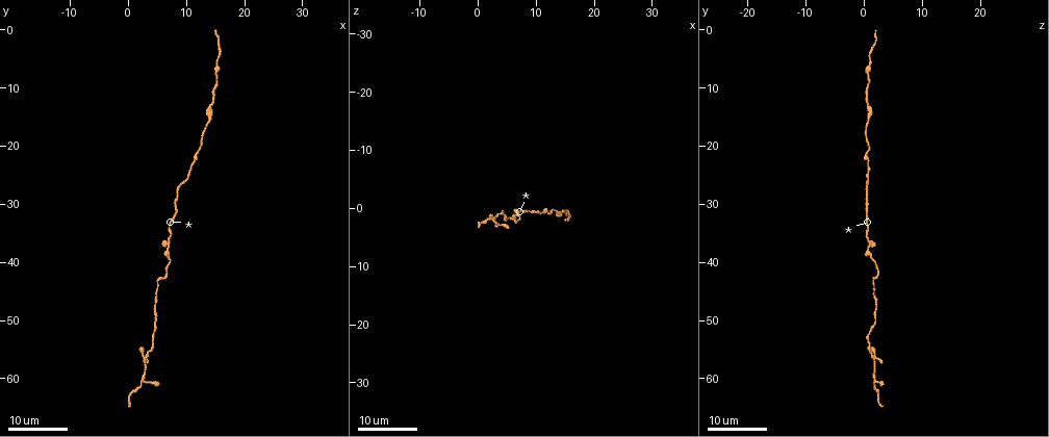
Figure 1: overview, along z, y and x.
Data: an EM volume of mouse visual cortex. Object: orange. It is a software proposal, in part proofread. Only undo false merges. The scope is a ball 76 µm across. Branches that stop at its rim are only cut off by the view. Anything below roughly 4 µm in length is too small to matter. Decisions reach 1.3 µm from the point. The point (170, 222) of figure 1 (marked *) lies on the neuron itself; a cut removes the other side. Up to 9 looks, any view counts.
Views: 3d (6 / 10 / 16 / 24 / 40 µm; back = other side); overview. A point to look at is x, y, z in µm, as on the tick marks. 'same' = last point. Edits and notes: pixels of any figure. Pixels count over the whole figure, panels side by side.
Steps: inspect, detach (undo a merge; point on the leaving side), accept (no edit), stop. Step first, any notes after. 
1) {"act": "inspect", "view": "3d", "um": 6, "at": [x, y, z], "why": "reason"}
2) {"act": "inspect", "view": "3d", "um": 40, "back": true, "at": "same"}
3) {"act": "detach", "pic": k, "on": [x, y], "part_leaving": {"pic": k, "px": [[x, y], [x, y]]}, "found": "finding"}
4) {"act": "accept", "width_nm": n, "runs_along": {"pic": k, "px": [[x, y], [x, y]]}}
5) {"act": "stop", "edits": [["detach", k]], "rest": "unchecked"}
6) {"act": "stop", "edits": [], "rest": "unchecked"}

{"act": "inspect", "view": "3d", "um": 16, "at": [11.5, 23.0, 0.5]}

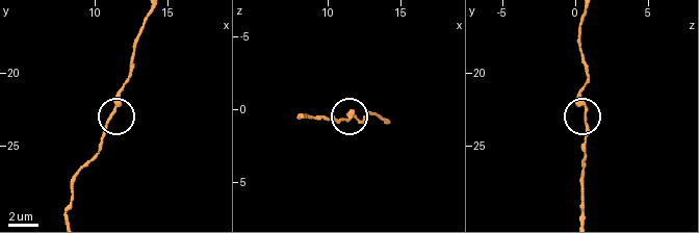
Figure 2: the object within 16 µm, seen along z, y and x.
{"act": "inspect", "view": "3d", "um": 10, "at": [11.0, 23.0, 0.8], "why": "closer look"}

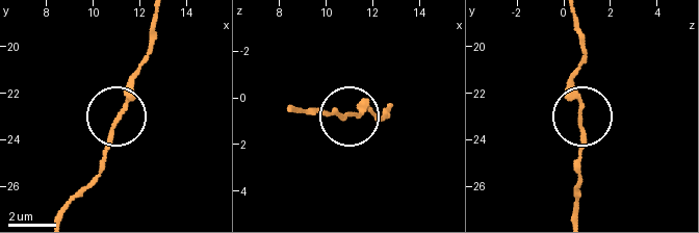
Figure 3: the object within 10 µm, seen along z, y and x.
{"act": "accept", "found": "one neuron here"}

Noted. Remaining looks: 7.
{"act": "inspect", "view": "3d", "um": 24, "at": [15.0, 6.0, 1.0], "why": "thick turns thin"}

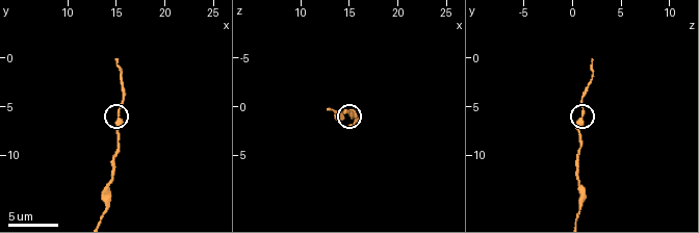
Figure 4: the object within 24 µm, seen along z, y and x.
{"act": "inspect", "view": "3d", "um": 10, "at": [15.0, 5.8, 1.2]}

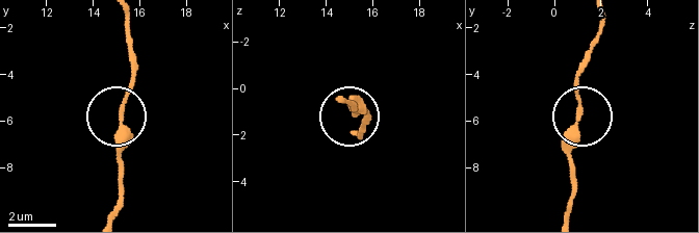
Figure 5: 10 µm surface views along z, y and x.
{"act": "accept", "runs_along": {"pic": 5, "px": [[569, 213], [580, 60]]}, "found": "continuous, no second neuron"}

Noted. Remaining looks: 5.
{"act": "inspect", "view": "3d", "um": 16, "at": [6.5, 37.0, 1.0], "why": "two arms in line, one across"}

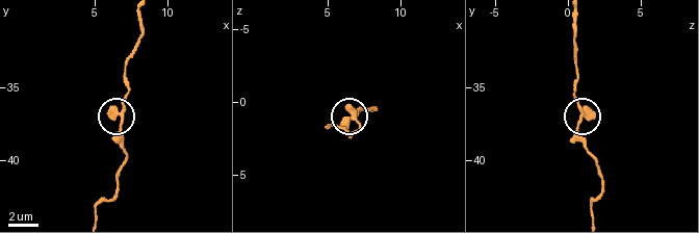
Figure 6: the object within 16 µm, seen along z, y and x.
{"act": "inspect", "view": "3d", "um": 10, "at": [7.0, 37.0, 1.0], "why": "zoom in"}

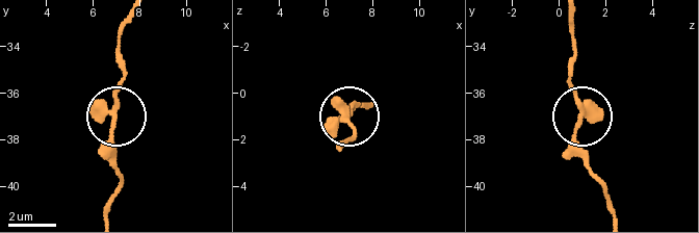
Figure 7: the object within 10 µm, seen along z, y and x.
{"act": "inspect", "view": "3d", "um": 10, "back": true, "at": [6.9, 37.0, 0.9], "why": "from behind"}

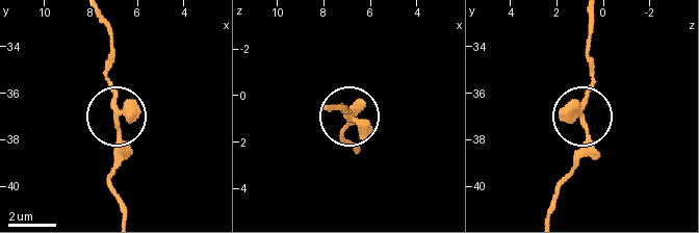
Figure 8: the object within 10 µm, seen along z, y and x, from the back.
{"act": "accept", "arms": 3, "runs_along": {"pic": 8, "px": [[109, 25], [115, 171]]}, "found": "continuous, no second neuron"}

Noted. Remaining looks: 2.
{"act": "inspect", "view": "3d", "um": 16, "at": [3.0, 57.5, 2.0], "why": "arms run side by side"}

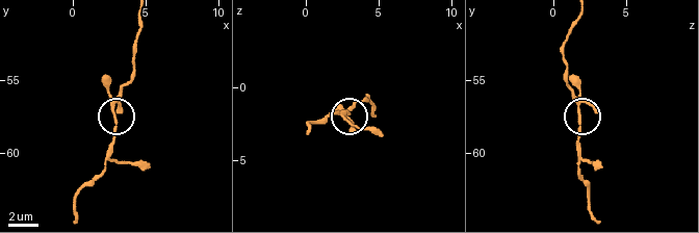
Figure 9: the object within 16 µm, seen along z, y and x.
{"act": "inspect", "view": "3d", "um": 6, "at": [2.8, 57.4, 1.8]}

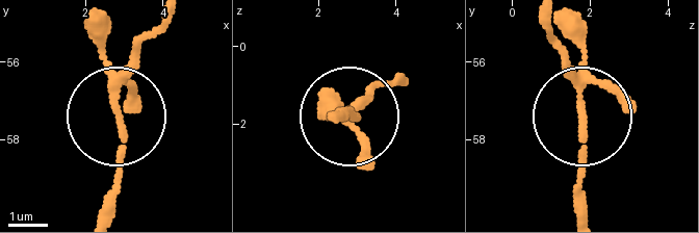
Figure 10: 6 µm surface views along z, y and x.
{"act": "accept", "arms": 4, "runs_along": {"pic": 10, "px": [[156, 24], [117, 94], [117, 210]]}, "found": "continuous, no second neuron"}

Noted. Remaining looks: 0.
{"act": "stop", "edits": [], "rest": "unchecked"}

